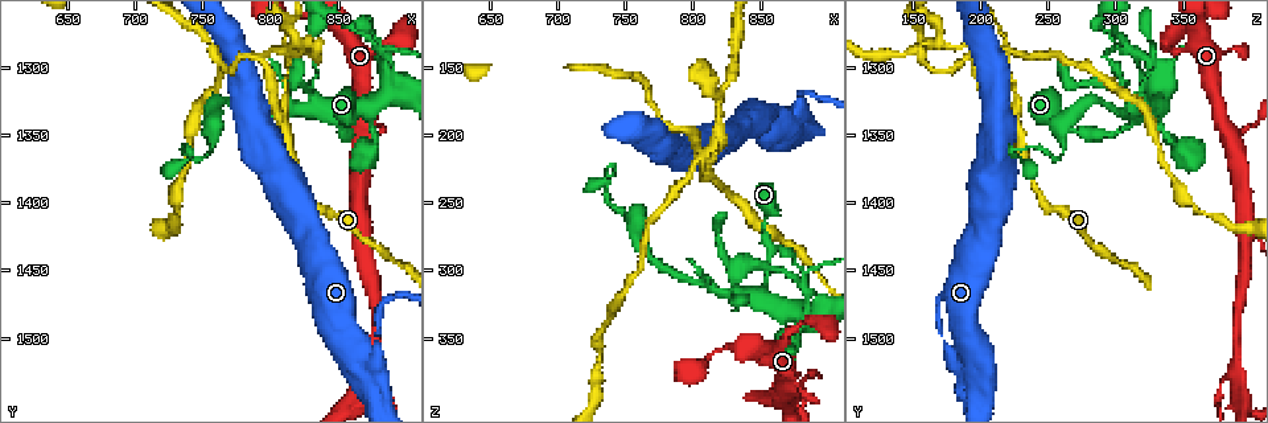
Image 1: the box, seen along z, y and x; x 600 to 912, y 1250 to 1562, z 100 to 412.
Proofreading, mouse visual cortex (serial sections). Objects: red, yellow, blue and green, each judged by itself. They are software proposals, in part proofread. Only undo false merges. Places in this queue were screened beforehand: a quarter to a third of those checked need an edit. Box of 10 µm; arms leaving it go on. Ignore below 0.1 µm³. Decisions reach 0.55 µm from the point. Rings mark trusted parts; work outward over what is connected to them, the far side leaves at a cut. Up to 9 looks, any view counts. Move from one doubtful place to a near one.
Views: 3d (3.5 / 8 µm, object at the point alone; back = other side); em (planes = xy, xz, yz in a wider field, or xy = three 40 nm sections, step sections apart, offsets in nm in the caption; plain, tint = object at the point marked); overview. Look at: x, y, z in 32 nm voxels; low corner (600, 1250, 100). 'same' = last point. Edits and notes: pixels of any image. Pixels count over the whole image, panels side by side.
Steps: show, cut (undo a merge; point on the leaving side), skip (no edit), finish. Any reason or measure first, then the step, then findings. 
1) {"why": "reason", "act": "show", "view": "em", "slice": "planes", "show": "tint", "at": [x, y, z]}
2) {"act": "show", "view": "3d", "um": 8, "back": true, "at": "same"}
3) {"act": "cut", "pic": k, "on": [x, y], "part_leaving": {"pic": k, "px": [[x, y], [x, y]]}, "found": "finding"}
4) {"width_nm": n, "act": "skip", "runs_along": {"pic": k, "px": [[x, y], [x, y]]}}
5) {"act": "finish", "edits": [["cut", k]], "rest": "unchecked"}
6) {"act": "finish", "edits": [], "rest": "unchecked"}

{"why": "calibre changes", "act": "show", "view": "3d", "um": 3.5, "at": [886, 1538, 378]}

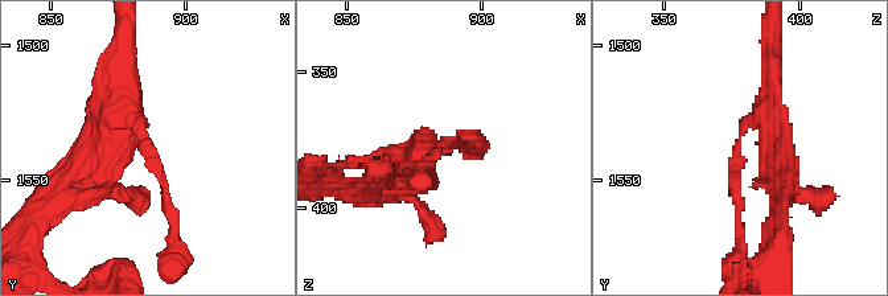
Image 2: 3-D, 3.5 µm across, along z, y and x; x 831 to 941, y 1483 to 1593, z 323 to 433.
{"arm_widths_nm": [150, 300], "act": "show", "view": "em", "slice": "xy", "step": 2, "show": "tint", "at": [887, 1539, 378]}

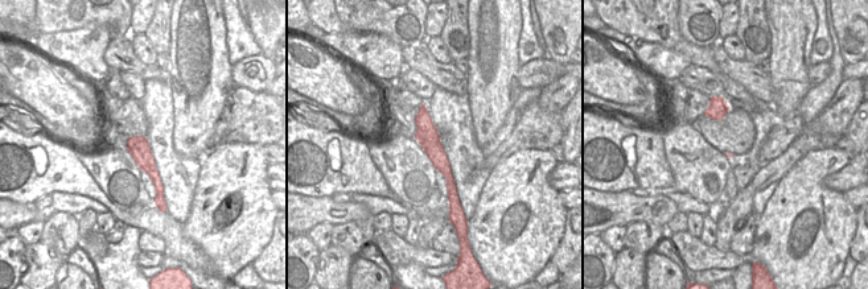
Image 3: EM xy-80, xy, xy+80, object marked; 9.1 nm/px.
{"act": "skip", "found": "continuous, no second cell"}

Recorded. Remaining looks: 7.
{"why": "calibre changes", "act": "show", "view": "3d", "um": 8, "at": [882, 1286, 310]}

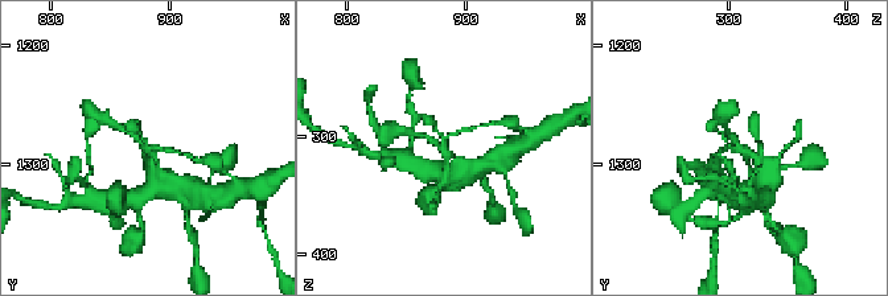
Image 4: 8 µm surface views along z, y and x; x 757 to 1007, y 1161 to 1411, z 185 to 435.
{"why": "zoom in", "act": "show", "view": "3d", "um": 3.5, "at": "same"}

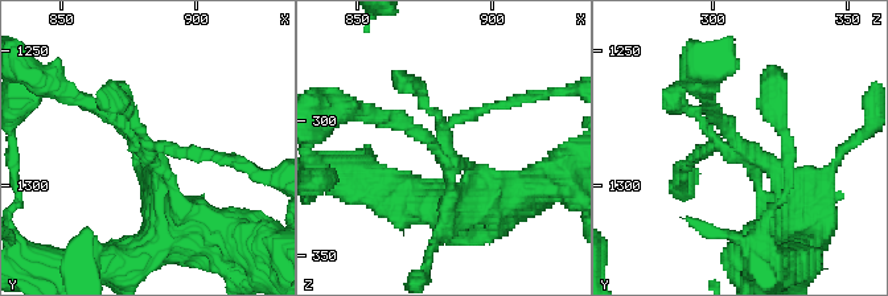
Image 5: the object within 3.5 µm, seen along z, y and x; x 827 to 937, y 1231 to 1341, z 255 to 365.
{"why": "now the EM", "act": "show", "view": "em", "slice": "xy", "step": 2, "show": "tint", "at": [881, 1286, 311]}

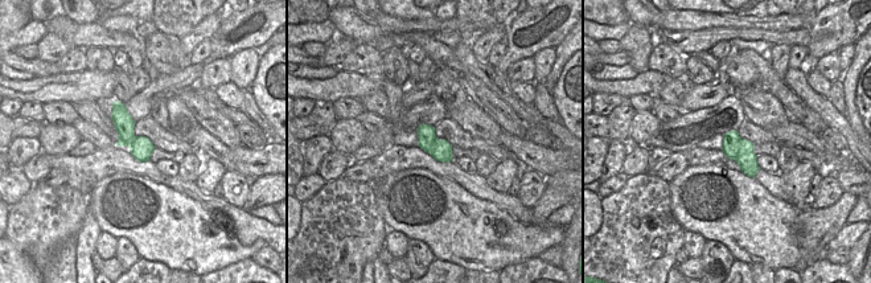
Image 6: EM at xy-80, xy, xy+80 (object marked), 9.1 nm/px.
{"width_nm": 190, "act": "skip", "runs_along": {"pic": 5, "px": [[798, 210], [711, 101]]}, "found": "one cell here"}

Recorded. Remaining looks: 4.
{"why": "calibre changes", "act": "show", "view": "3d", "um": 3.5, "at": [818, 1330, 316]}

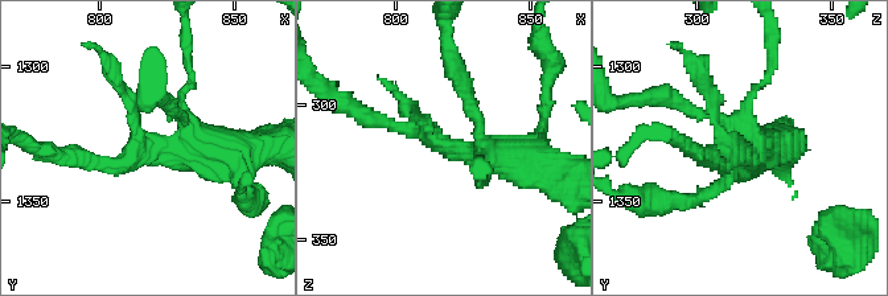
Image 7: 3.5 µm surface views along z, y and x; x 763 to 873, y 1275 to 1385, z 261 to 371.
{"act": "show", "view": "em", "slice": "xy", "step": 1, "show": "plain", "at": [816, 1331, 315]}

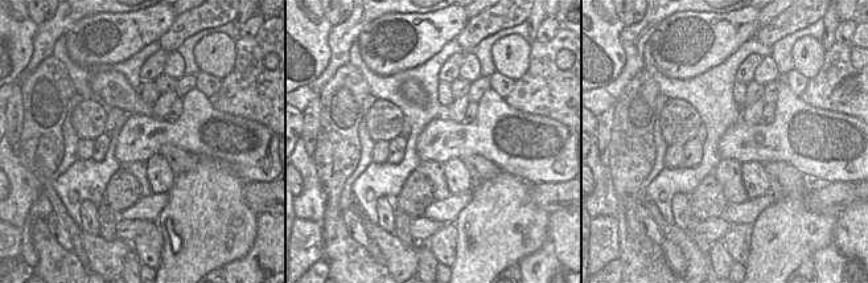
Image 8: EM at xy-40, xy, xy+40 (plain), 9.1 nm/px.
{"act": "show", "view": "em", "slice": "xy", "step": 1, "show": "tint", "at": "same"}

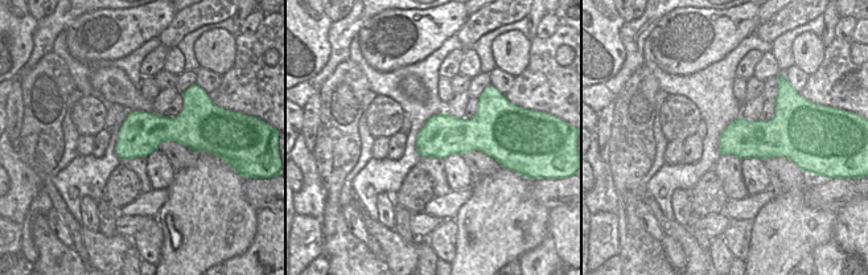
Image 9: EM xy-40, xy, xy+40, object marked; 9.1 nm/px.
{"width_nm": 380, "act": "skip", "runs_along": {"pic": 7, "px": [[525, 156], [464, 153], [364, 116]]}, "found": "all the same cell"}

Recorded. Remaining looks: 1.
{"act": "finish", "edits": [], "rest": "unchecked"}

